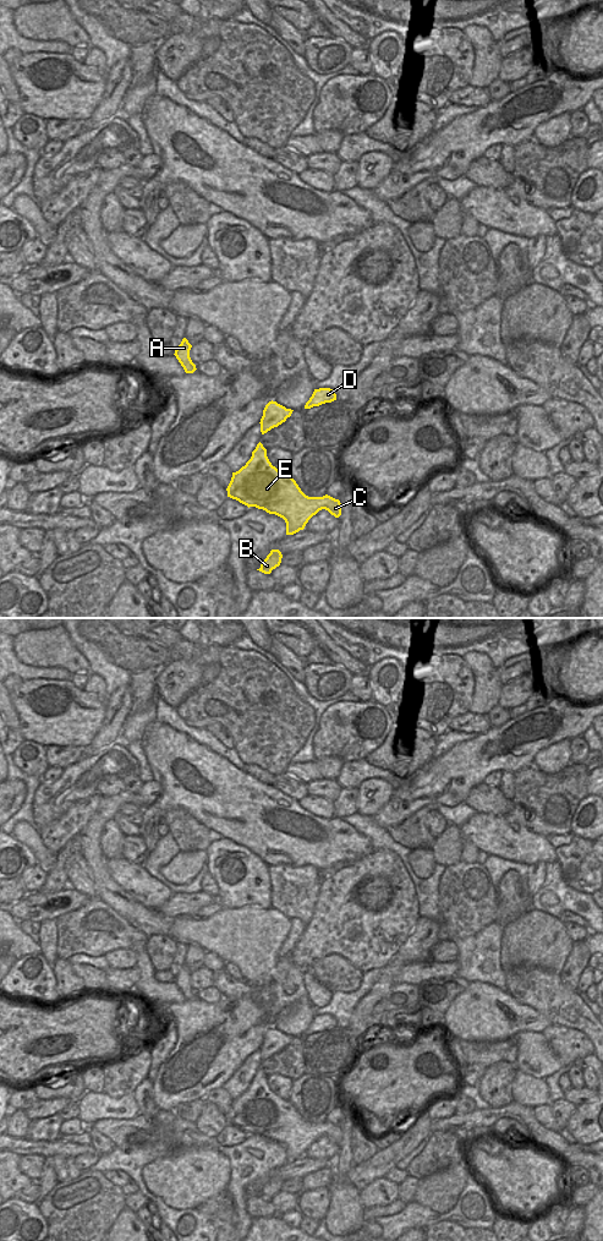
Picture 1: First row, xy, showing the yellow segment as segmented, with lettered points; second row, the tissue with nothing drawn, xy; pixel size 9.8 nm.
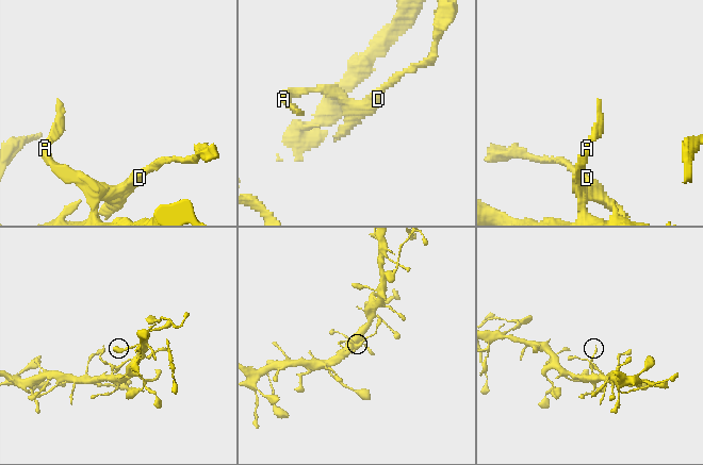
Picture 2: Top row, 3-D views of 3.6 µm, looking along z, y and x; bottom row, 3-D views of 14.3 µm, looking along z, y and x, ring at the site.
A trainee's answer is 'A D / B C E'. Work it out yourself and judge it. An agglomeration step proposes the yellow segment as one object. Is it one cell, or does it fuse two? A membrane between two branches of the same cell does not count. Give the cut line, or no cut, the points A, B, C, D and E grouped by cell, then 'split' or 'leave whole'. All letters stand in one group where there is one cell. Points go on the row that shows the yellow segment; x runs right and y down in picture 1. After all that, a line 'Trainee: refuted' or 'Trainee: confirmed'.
cut in xy along (258, 443), (262, 446); A D / B C E; split
Trainee: confirmed

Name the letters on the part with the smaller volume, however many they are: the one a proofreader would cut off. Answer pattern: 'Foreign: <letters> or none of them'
Foreign: A, D

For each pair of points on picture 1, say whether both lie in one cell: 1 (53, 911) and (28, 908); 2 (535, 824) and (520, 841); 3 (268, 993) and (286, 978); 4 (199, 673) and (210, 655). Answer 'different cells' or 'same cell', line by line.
1: same cell
2: different cells
3: same cell
4: same cell

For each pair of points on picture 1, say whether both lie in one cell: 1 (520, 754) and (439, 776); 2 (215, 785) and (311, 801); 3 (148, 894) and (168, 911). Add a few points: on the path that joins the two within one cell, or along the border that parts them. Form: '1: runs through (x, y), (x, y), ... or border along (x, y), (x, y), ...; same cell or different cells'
1: runs through (500, 755), (489, 760), (472, 760), (459, 770); same cell
2: border along (297, 801), (308, 812), (322, 818); different cells
3: border along (173, 892), (158, 909); different cells

